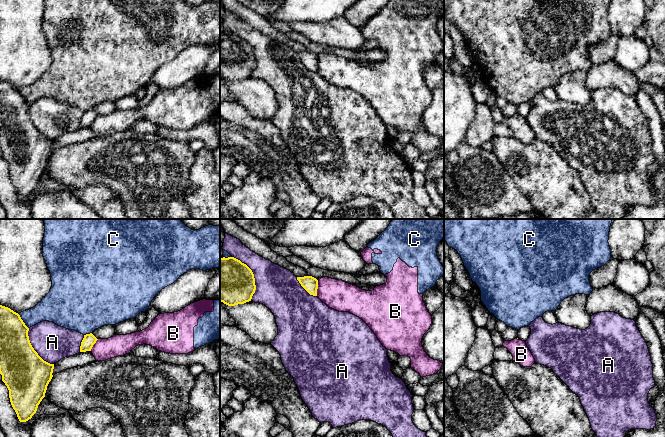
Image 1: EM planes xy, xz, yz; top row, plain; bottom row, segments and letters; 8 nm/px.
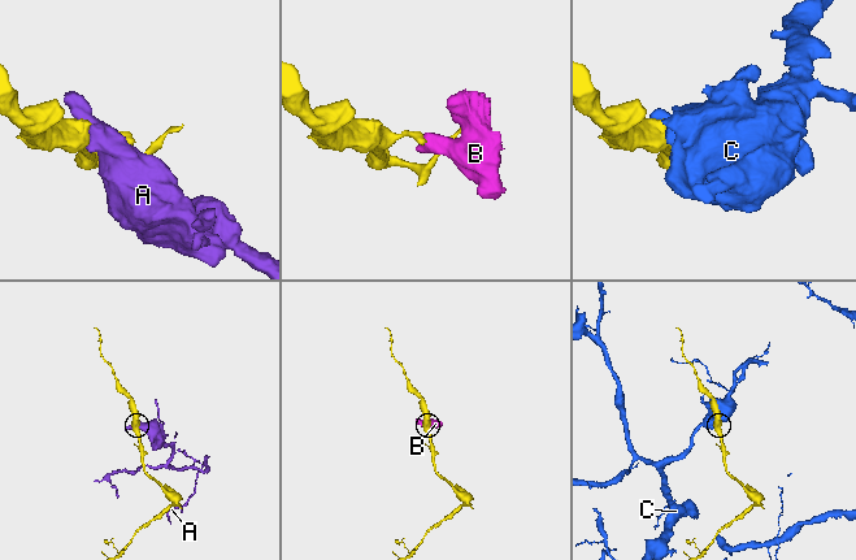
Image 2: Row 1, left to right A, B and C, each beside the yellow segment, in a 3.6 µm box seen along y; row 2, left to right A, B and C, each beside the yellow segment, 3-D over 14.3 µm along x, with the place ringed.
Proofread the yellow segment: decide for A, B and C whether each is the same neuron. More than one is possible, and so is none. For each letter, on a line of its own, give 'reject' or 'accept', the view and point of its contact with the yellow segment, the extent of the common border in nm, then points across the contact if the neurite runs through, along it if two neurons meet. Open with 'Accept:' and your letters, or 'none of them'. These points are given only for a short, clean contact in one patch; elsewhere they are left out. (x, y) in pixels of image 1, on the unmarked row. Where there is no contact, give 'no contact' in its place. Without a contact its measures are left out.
Accept: none of them
A: reject; contact xz (253, 52); length 400 nm
B: reject; contact xz (317, 64); length 120 nm; border xz (318, 57), (316, 71)
C: reject; contact xy (22, 97); length 150 nm

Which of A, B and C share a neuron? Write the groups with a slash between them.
A / B C

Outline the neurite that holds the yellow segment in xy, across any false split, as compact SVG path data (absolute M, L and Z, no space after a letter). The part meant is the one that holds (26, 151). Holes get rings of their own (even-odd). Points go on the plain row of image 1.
M0 81L0 150L20 198L36 189L54 145L34 126L28 107L18 89Z

